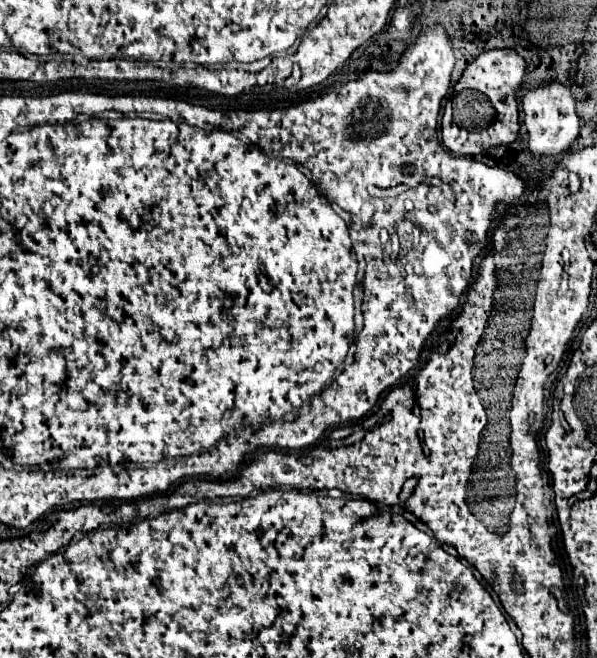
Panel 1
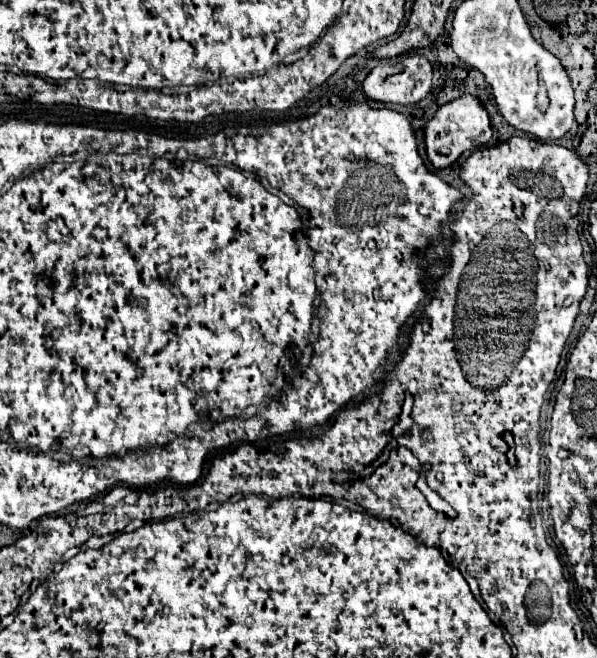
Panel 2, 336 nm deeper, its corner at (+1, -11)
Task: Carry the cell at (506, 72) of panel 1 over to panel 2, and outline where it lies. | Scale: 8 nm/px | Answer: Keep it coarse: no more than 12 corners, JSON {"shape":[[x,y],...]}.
{"shape":[[478,96],[438,108],[424,128],[428,160],[446,168],[492,140]]}

